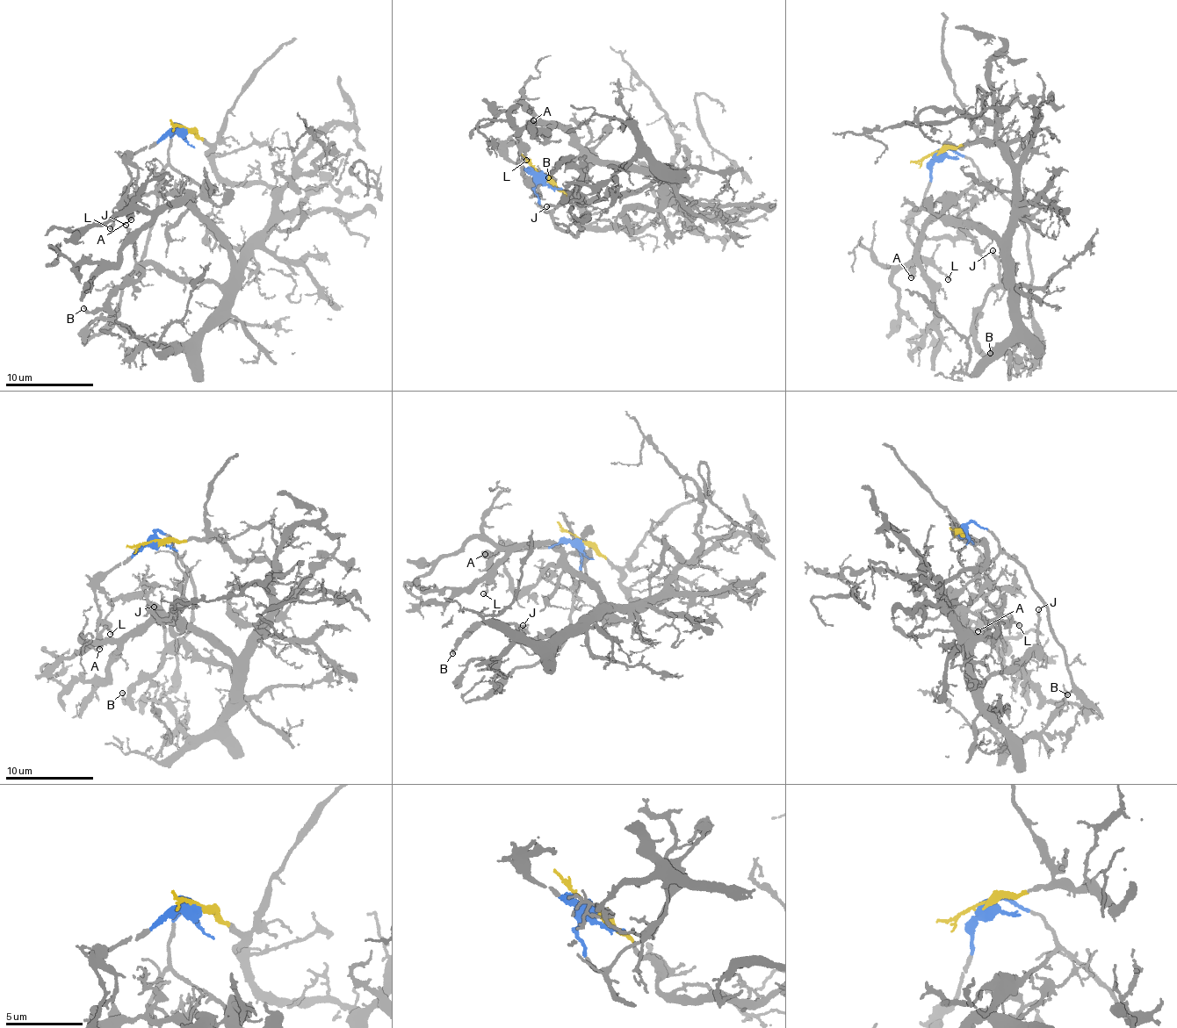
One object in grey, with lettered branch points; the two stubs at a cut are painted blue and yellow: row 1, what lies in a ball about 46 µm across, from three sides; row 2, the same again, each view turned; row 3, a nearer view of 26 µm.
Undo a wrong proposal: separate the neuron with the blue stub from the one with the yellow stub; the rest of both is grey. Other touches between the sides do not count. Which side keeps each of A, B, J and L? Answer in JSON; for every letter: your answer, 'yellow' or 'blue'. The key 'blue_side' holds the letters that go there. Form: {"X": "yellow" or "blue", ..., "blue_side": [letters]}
{"A": "blue", "B": "yellow", "J": "yellow", "L": "blue", "blue_side": ["A", "L"]}

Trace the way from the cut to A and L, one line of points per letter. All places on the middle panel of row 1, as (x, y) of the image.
A: (542, 176), (516, 164), (509, 156), (505, 140), (516, 134), (518, 138), (533, 120)
L: (542, 176), (516, 164), (509, 156), (505, 140), (516, 134), (525, 161)

